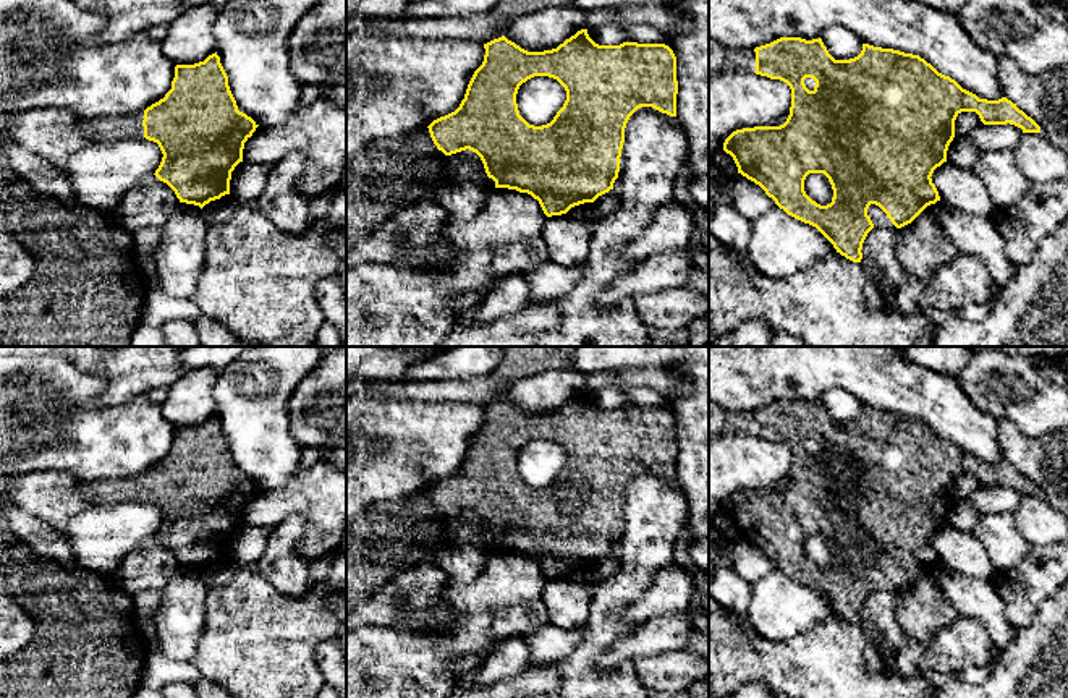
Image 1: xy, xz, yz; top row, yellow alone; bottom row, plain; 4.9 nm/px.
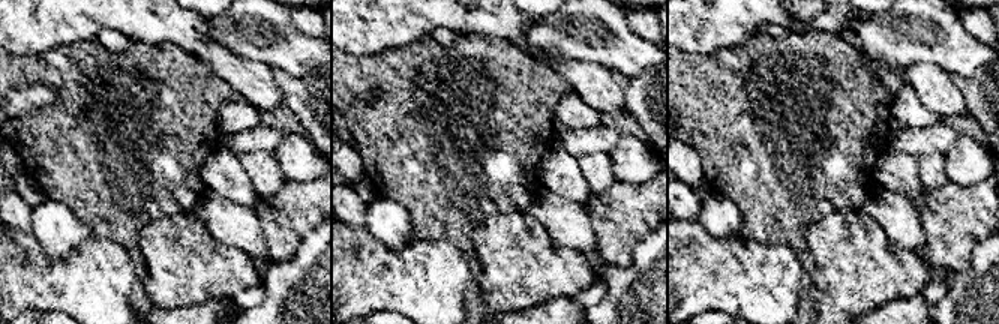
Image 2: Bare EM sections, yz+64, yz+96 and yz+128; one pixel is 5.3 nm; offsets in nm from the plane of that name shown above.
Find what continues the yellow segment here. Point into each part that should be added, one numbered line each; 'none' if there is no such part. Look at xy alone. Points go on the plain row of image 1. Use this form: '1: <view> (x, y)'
1: xy (128, 489)

